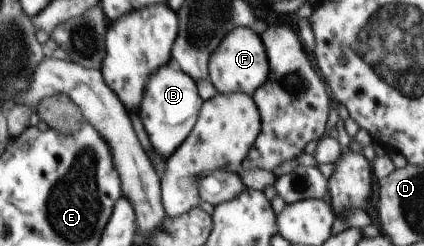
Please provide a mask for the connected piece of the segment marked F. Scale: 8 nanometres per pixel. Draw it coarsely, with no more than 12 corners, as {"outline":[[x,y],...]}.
{"outline":[[230,31],[209,58],[219,94],[252,96],[270,65],[260,34]]}

